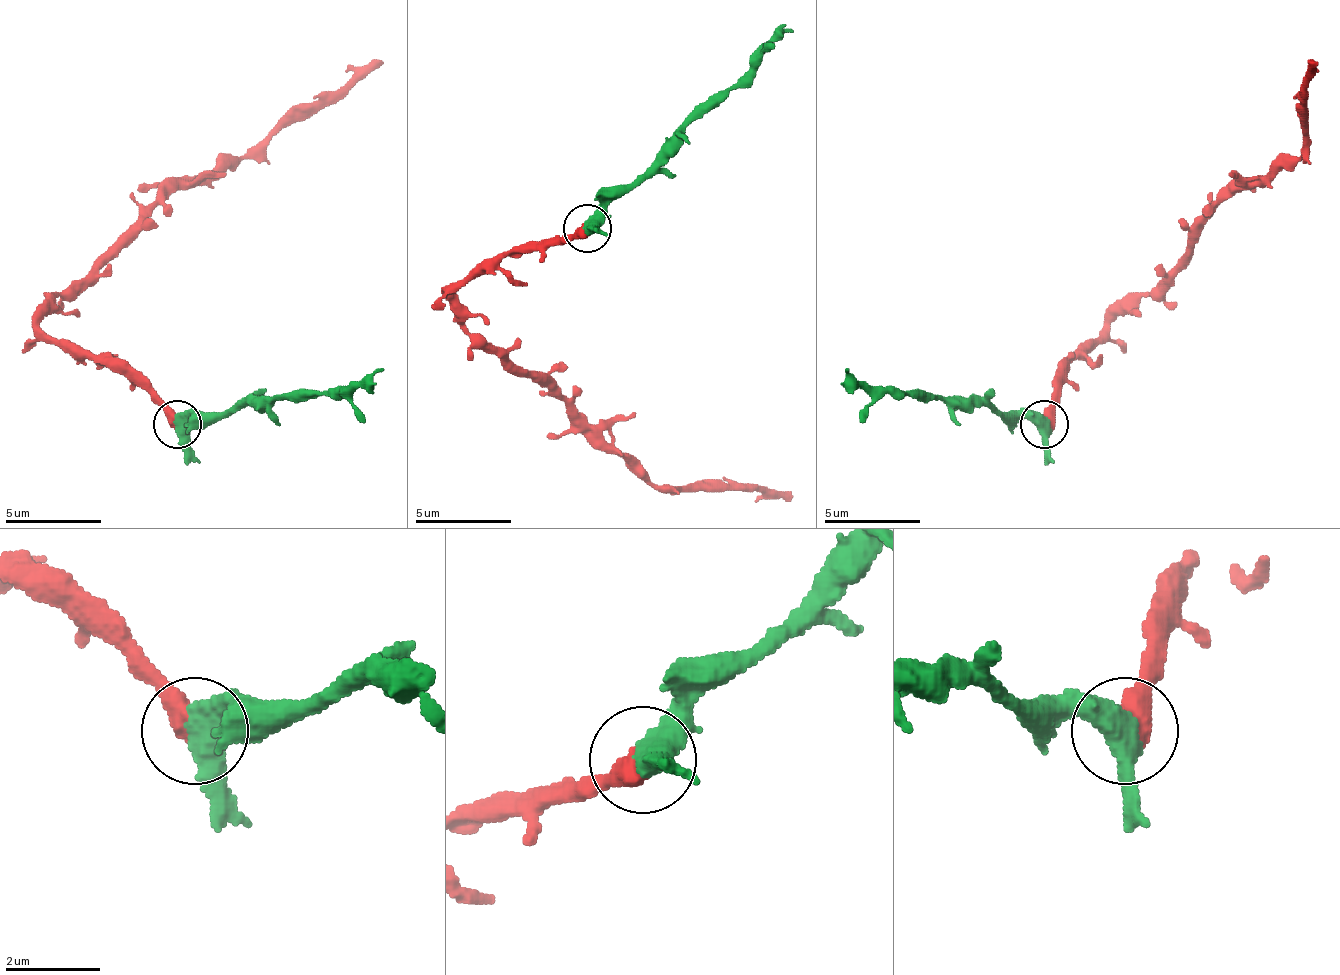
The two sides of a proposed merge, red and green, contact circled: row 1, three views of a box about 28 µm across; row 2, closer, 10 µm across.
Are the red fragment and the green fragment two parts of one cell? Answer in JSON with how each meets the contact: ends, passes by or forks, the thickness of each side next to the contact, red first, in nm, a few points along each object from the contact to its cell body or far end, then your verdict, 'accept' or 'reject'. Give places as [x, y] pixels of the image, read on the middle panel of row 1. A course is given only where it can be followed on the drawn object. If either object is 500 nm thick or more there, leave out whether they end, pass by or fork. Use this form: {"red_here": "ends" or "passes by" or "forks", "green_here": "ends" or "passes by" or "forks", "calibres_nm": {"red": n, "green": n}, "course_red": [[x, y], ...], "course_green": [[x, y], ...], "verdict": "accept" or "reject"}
{"calibres_nm": {"red": 500, "green": 500}, "course_red": [[588, 231], [526, 246], [483, 260], [449, 289], [454, 313], [574, 409], [655, 485], [746, 485], [794, 495]], "course_green": [[588, 227], [761, 54], [794, 30]], "verdict": "accept"}

